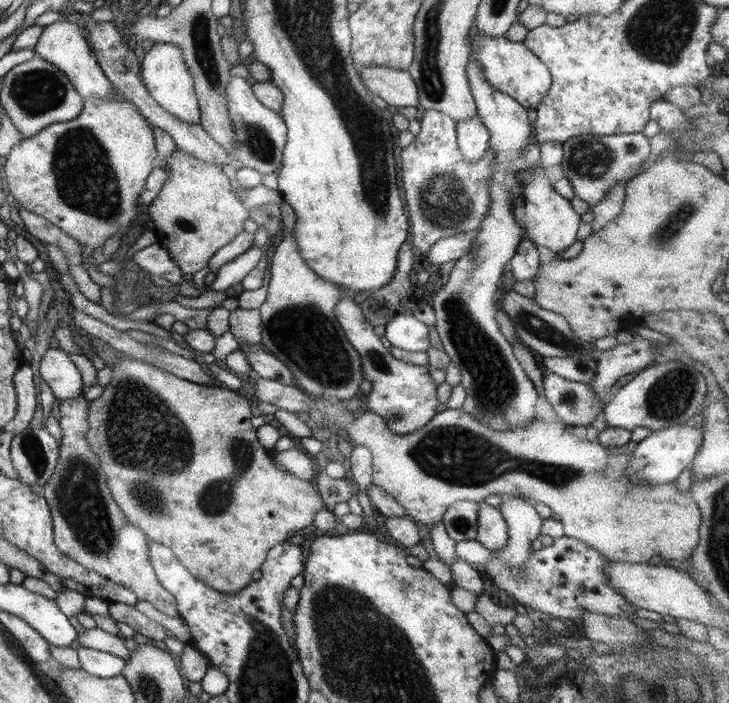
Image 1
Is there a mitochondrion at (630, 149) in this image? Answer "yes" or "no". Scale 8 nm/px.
yes

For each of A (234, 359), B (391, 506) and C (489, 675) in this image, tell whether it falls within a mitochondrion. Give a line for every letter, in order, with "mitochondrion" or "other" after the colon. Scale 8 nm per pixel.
A: other
B: other
C: other

